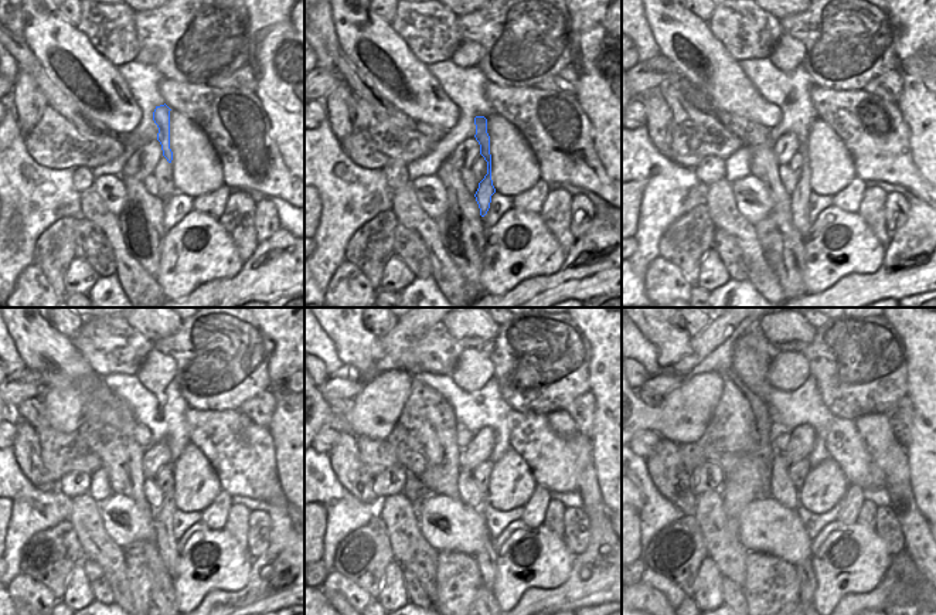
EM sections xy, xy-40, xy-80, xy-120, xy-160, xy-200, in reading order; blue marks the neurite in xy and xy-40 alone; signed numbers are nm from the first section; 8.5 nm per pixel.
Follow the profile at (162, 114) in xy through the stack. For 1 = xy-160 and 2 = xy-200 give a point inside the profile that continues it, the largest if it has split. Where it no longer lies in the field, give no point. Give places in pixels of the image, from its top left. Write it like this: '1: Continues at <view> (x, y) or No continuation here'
1: Continues at xy-160 (486, 559)
2: Continues at xy-200 (806, 576)

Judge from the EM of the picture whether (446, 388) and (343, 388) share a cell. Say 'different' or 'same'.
different

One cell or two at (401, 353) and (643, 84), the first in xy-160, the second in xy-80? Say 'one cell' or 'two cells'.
one cell

